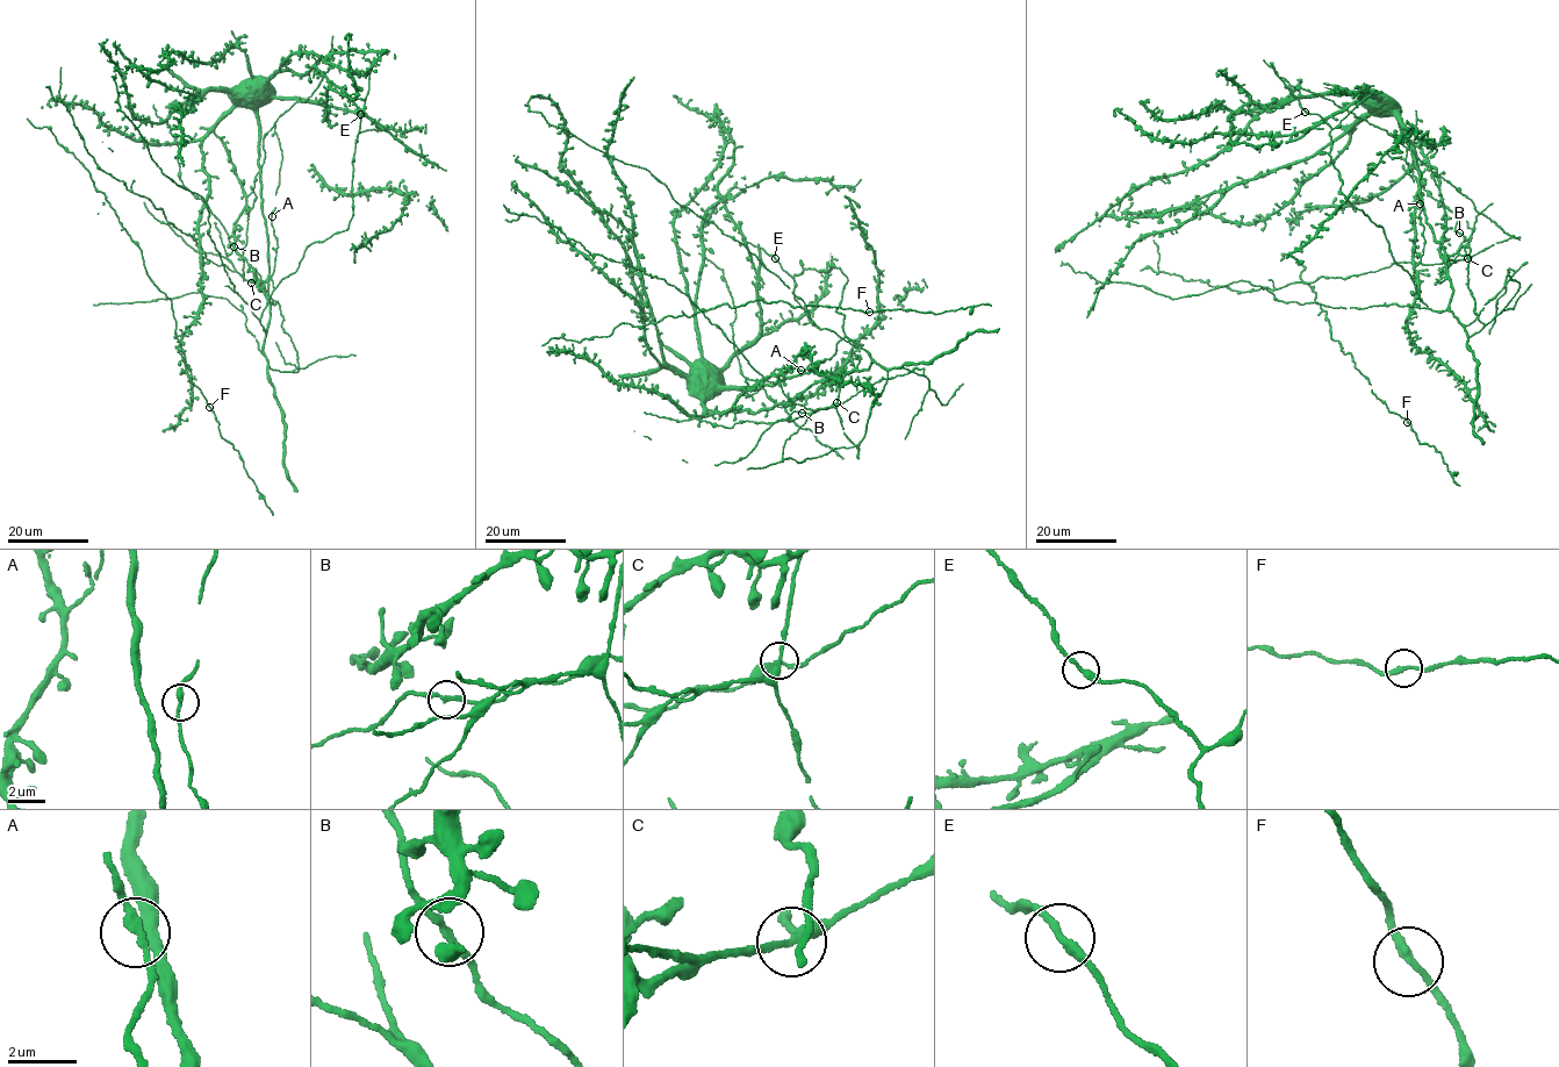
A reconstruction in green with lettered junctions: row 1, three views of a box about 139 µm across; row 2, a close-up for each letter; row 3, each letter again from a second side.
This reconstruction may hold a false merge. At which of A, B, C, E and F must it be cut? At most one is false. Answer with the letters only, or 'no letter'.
no letter

